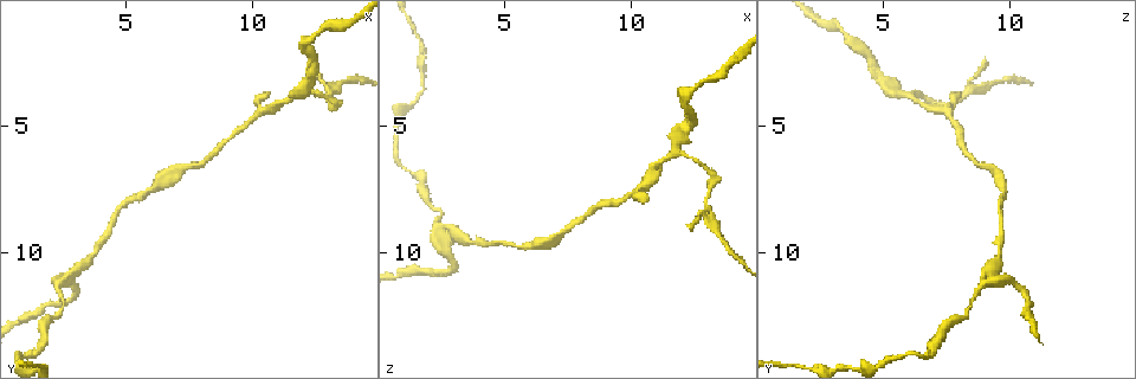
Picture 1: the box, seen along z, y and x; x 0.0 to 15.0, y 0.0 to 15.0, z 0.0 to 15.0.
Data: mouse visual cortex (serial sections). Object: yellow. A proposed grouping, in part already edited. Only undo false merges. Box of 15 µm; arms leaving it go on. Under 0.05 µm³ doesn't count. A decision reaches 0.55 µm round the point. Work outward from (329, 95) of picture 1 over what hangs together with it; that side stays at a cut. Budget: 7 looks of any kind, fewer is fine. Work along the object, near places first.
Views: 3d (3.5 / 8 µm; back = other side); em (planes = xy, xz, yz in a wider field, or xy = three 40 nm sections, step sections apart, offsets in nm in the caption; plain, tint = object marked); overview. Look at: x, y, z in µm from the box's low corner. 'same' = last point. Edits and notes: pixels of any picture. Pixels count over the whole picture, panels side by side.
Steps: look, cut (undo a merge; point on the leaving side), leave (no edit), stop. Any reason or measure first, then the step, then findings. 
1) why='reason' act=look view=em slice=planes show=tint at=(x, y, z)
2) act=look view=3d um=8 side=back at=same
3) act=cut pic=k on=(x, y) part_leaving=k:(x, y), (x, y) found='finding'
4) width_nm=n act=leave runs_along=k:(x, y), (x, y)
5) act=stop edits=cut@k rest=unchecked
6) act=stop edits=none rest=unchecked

why='sharp bend' act=look view=3d um=3.5 at=(13.3, 4.1, 7.0)

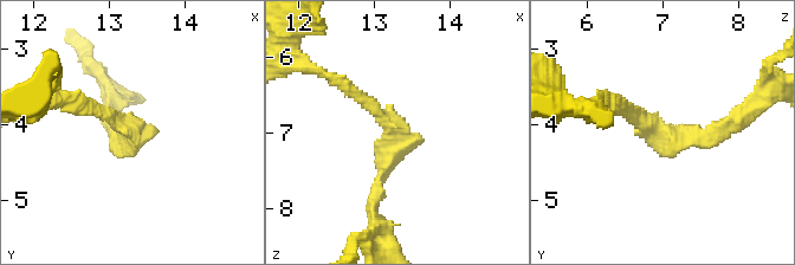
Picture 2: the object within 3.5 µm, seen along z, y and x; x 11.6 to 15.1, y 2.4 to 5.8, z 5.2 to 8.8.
arm_widths_nm=150,200 act=look view=em slice=xy step=5 show=tint at=(13.30, 4.05, 7.00)

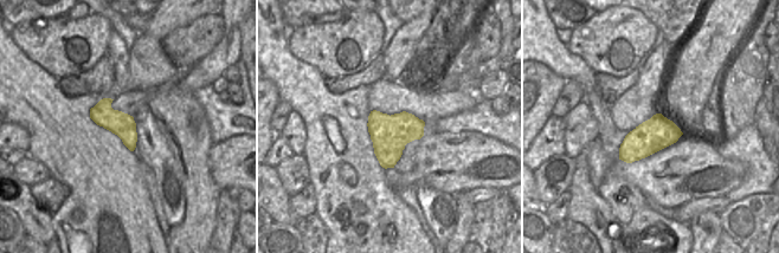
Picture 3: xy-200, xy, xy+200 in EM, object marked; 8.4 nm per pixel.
act=leave runs_along=2:(376, 198), (395, 128), (344, 85) found='one cell here'

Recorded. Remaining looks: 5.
why='three arms meet' act=look view=3d um=8 side=back at=(11.8, 3.7, 6.1)

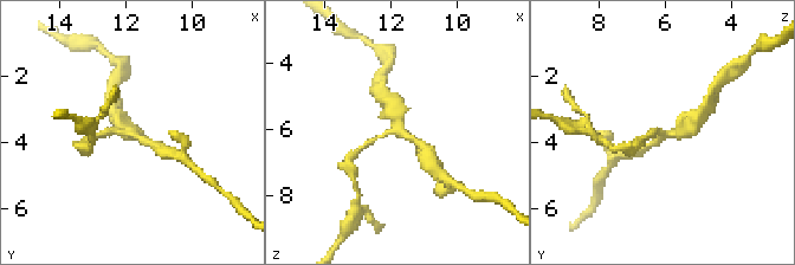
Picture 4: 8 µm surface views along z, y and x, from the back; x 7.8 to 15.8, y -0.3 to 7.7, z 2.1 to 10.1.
act=look view=3d um=3.5 at=(11.8, 3.8, 6.0)

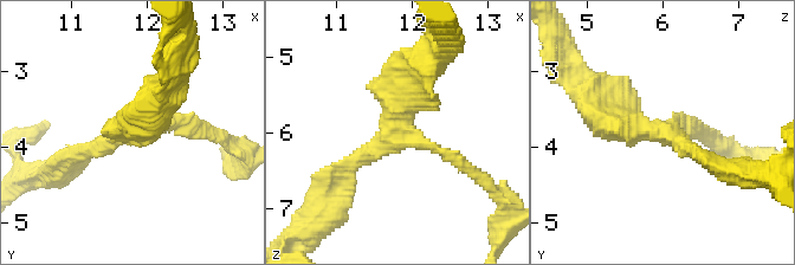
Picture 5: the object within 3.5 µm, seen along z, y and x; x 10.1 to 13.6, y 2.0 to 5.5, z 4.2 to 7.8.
why='now the EM' act=look view=em slice=planes show=tint at=(11.80, 3.75, 6.05)

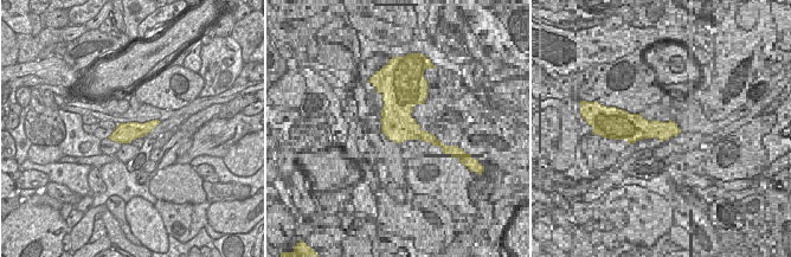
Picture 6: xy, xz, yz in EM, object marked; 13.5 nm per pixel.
width_nm=280 act=leave runs_along=5:(200, 125), (127, 129), (69, 162) found='one cell here'

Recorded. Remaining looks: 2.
why='a narrow waist' act=look view=3d um=3.5 at=(3.0, 10.7, 9.2)

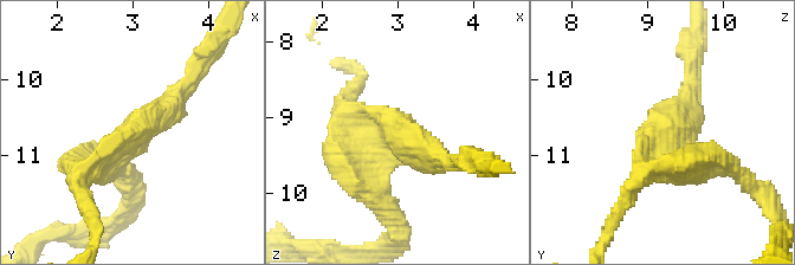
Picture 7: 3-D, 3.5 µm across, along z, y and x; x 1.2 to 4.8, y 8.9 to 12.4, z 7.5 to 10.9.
act=look view=em slice=xy step=3 show=tint at=(3.05, 10.70, 9.15)

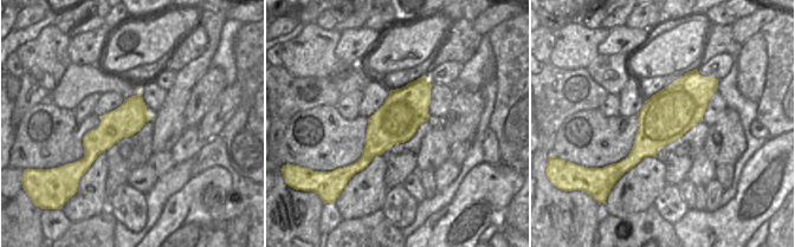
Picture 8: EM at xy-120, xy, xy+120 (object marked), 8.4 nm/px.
width_nm=380 act=leave runs_along=8:(424, 79), (408, 106), (356, 168) found='one cell here'

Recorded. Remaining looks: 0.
act=stop edits=none rest=unchecked

